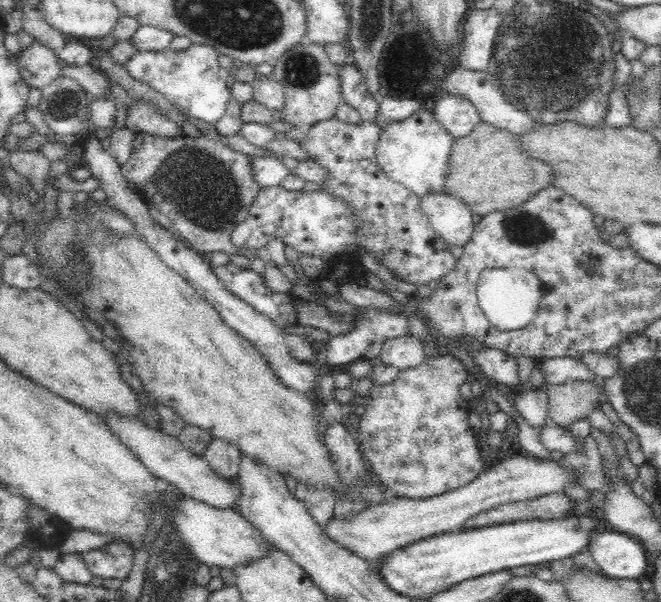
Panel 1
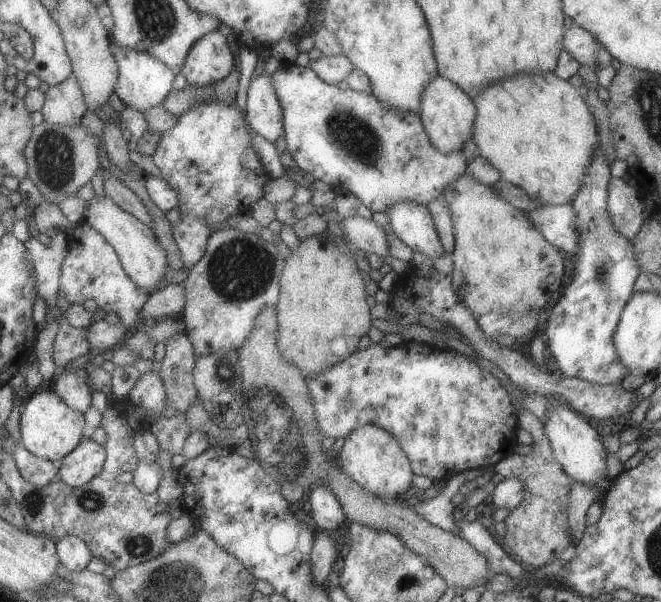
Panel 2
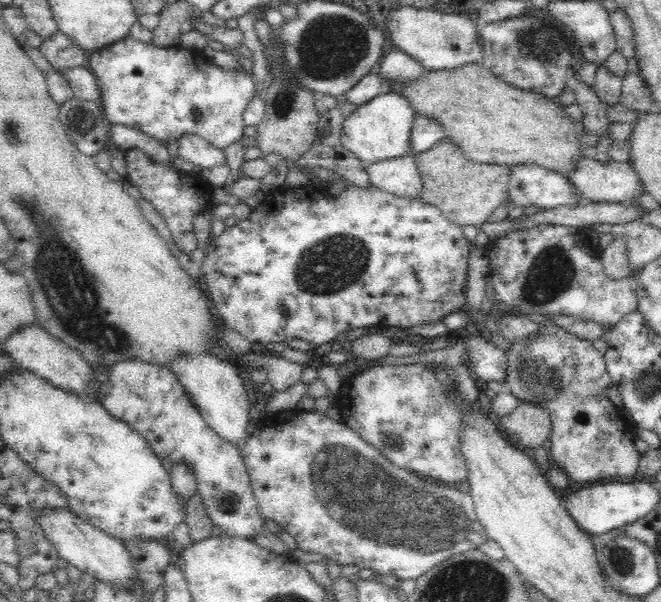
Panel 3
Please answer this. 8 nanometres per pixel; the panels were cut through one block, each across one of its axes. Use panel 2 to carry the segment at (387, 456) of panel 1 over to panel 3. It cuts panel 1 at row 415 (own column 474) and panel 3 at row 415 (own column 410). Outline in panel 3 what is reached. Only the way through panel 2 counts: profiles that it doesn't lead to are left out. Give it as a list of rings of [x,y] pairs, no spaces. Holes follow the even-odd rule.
[[[402,364],[402,366],[374,366],[364,372],[356,372],[346,376],[336,408],[340,420],[350,426],[360,438],[380,450],[394,466],[404,468],[408,472],[416,472],[424,478],[430,478],[444,486],[454,486],[458,482],[468,480],[466,460],[460,450],[460,422],[462,422],[462,408],[458,400],[446,396],[446,390],[436,380],[436,372],[426,364]]]

